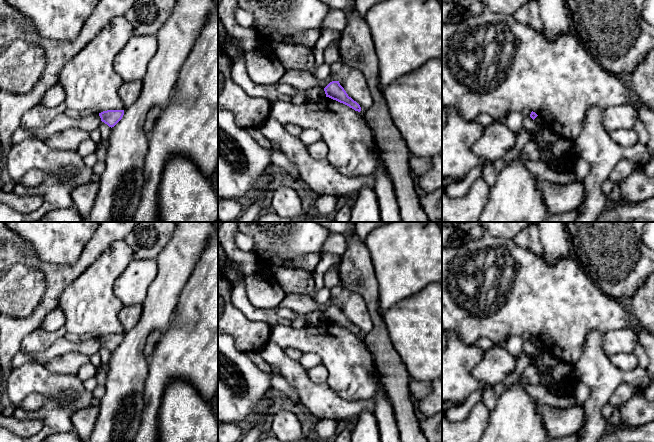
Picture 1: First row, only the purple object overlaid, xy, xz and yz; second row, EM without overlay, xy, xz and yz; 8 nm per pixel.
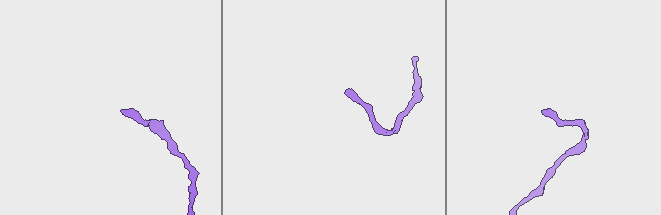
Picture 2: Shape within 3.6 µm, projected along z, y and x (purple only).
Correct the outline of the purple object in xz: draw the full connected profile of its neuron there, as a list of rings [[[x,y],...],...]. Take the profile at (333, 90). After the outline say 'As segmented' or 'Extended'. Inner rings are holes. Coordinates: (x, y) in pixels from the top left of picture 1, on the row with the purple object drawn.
[[[332,81],[324,88],[326,97],[343,103],[355,111],[360,112],[360,105],[348,96],[344,88],[340,85],[339,81]]]. As segmented

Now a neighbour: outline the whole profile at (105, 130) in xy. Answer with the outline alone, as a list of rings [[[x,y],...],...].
[[[101,122],[98,129],[101,131],[101,136],[102,136],[102,139],[104,141],[107,140],[110,132],[111,132],[111,127],[109,127],[107,124],[105,124],[104,122]]]

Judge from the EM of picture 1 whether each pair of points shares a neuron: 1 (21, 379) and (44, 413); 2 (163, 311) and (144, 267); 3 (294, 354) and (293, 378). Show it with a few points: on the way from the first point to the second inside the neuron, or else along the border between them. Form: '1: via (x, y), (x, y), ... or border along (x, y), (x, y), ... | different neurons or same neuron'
1: via (32, 379), (49, 395), (49, 402) | same neuron
2: border along (156, 260), (157, 275), (142, 303) | different neurons
3: border along (282, 349), (290, 358), (297, 361) | different neurons

